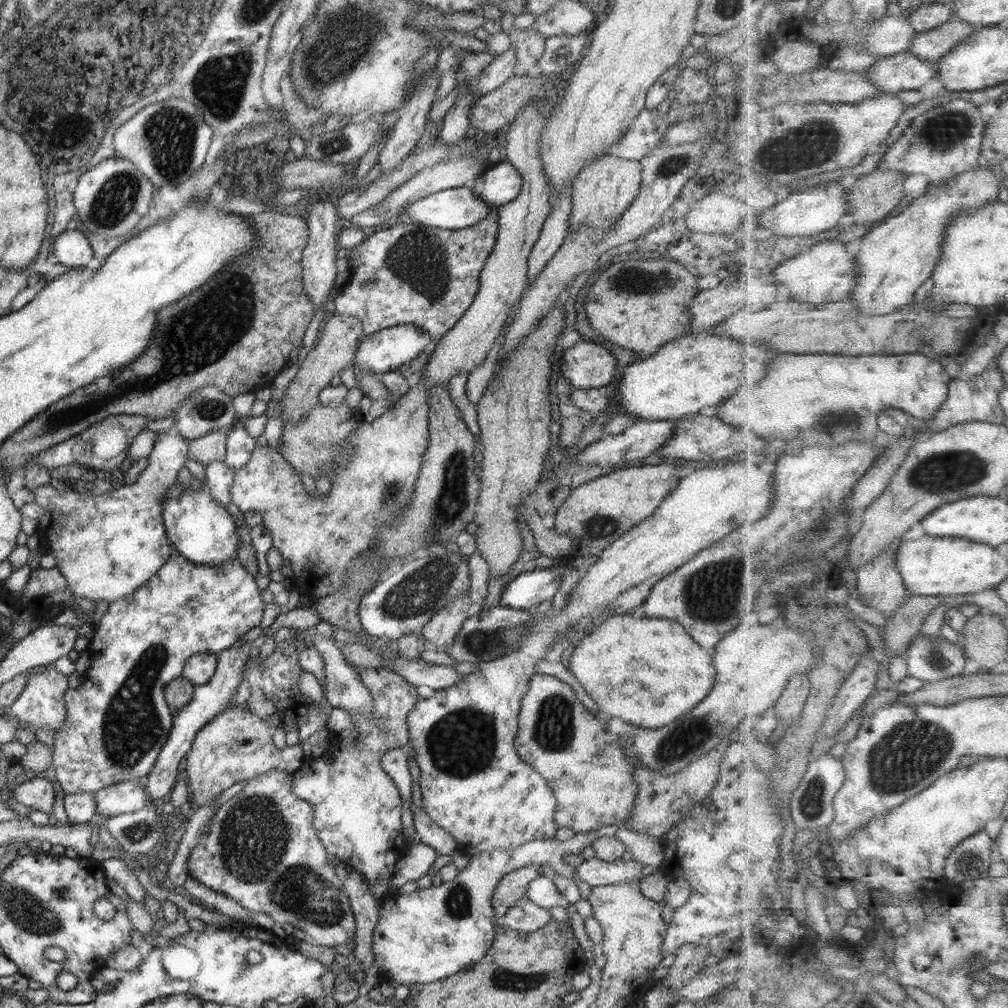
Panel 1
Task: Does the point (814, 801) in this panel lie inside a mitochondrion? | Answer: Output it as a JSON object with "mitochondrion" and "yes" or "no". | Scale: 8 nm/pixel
{"mitochondrion":"yes"}

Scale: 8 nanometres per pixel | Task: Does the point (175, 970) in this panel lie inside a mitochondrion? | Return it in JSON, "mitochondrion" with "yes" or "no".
{"mitochondrion":"yes"}

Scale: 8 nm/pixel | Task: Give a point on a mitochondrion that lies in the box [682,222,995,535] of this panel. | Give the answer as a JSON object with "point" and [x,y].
{"point":[957,470]}

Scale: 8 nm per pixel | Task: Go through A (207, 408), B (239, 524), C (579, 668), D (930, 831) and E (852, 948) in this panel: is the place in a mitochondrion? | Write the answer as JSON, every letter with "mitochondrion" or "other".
{"A":"mitochondrion","B":"other","C":"other","D":"other","E":"other"}

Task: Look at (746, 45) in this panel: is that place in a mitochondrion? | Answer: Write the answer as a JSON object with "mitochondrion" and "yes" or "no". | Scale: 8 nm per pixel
{"mitochondrion":"no"}

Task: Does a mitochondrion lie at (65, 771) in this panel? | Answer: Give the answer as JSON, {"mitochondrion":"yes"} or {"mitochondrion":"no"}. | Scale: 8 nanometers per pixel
{"mitochondrion":"no"}

